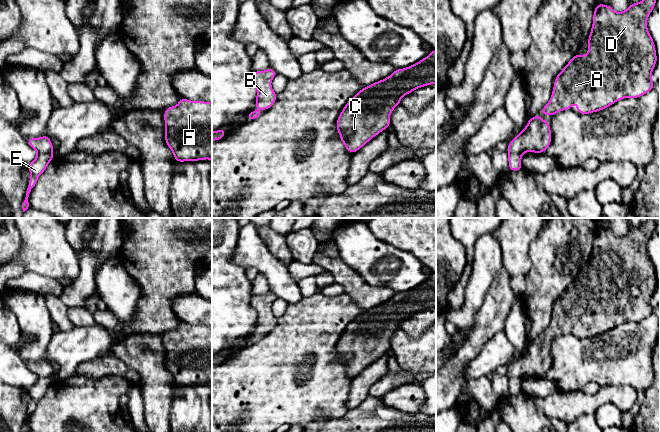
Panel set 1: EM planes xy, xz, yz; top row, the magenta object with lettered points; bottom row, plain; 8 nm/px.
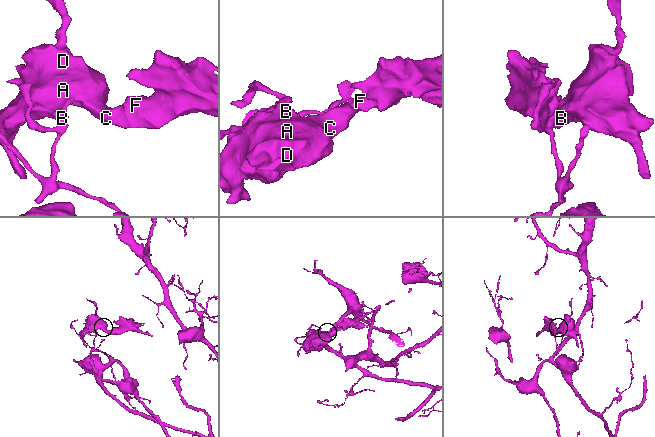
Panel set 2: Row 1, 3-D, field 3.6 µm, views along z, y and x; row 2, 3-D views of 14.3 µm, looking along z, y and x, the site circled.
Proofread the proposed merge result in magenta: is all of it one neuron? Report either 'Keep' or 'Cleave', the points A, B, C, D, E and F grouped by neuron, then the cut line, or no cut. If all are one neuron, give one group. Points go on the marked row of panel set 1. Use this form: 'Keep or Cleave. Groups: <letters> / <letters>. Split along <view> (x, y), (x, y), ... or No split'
Keep. Groups: A B C D E F. No split

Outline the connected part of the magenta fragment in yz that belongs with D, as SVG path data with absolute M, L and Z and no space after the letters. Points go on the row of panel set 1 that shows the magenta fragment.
M642 0L630 4L623 12L615 12L609 5L596 4L593 14L593 25L588 37L588 53L576 54L561 70L554 80L550 101L540 113L554 116L557 112L570 110L573 103L577 104L577 113L591 114L601 111L623 98L639 98L654 89L651 80L653 69L657 63L654 41L647 30L647 18L651 14L657 0Z

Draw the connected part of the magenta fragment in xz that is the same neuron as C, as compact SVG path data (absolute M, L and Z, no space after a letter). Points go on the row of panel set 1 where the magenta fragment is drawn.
M431 50L429 56L414 65L395 69L387 78L363 87L351 98L336 121L337 132L341 136L339 141L345 144L348 152L357 152L373 137L390 127L390 114L400 104L404 95L431 84L436 84L436 50Z

